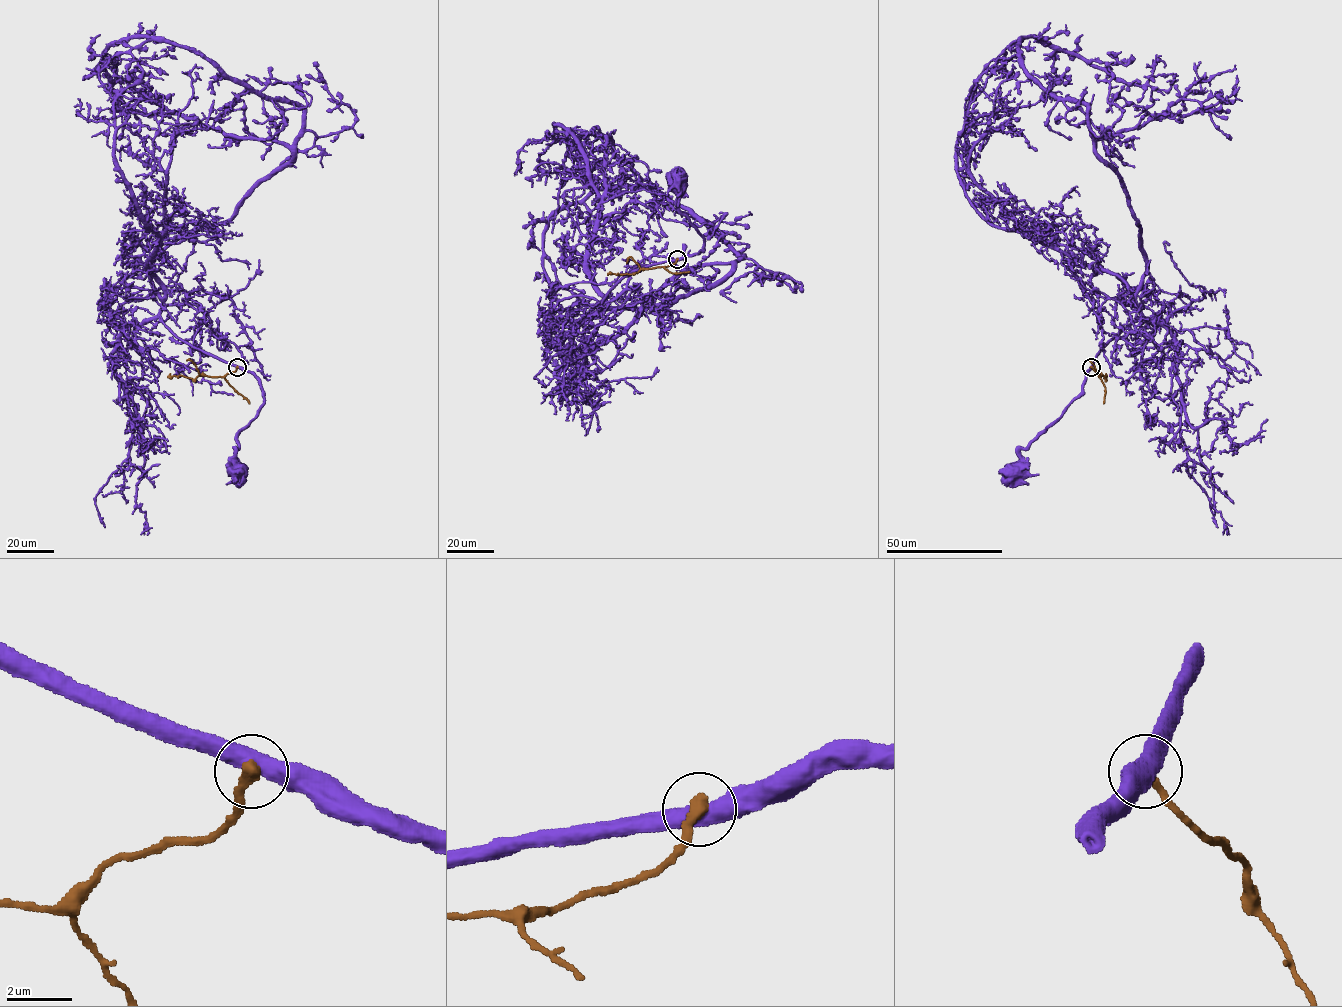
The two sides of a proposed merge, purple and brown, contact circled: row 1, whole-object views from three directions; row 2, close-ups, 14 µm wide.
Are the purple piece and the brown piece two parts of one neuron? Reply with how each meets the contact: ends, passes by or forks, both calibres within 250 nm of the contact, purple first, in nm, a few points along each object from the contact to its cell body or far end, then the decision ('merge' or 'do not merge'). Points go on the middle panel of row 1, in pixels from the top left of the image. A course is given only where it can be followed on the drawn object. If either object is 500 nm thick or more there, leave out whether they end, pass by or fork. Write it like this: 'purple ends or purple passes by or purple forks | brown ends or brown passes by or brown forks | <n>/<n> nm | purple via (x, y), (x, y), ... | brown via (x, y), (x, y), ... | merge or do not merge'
500/400 nm | purple via (677, 259), (702, 249), (703, 238), (680, 211), (675, 187), (671, 183), (675, 182) | brown via (677, 259), (666, 266), (640, 269), (634, 273), (607, 275) | do not merge

